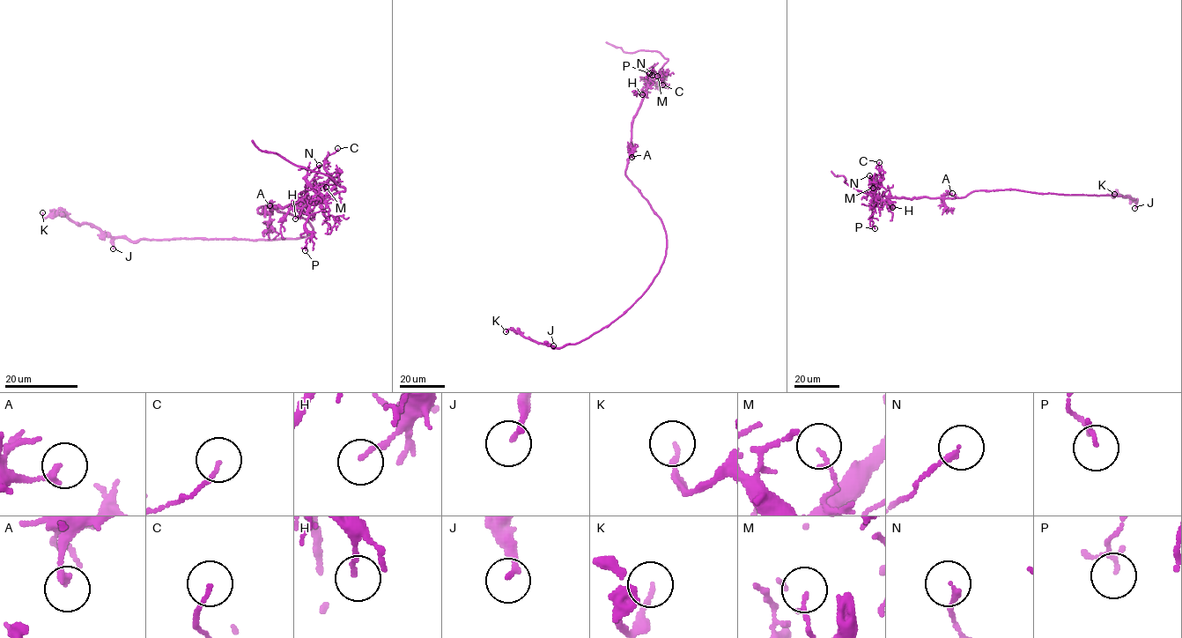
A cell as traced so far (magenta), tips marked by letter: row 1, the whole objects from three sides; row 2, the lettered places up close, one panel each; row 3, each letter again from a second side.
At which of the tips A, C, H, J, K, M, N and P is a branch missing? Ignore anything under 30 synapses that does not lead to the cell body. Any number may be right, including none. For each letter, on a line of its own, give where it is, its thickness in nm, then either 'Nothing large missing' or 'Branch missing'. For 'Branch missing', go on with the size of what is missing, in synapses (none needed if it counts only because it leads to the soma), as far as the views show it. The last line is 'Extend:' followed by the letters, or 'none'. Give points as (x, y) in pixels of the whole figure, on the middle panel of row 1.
A: Place: (631, 157). Thickness 240 nm. Nothing large missing
C: Place: (662, 85). Thickness 120 nm. Nothing large missing
H: Place: (642, 94). Thickness 140 nm. Nothing large missing
J: Place: (553, 345). Thickness 160 nm. Nothing large missing
K: Place: (506, 331). Thickness 150 nm. Nothing large missing
M: Place: (657, 76). Thickness 120 nm. Nothing large missing
N: Place: (652, 75). Thickness 180 nm. Nothing large missing
P: Place: (649, 73). Thickness 100 nm. Nothing large missing
Extend: none

